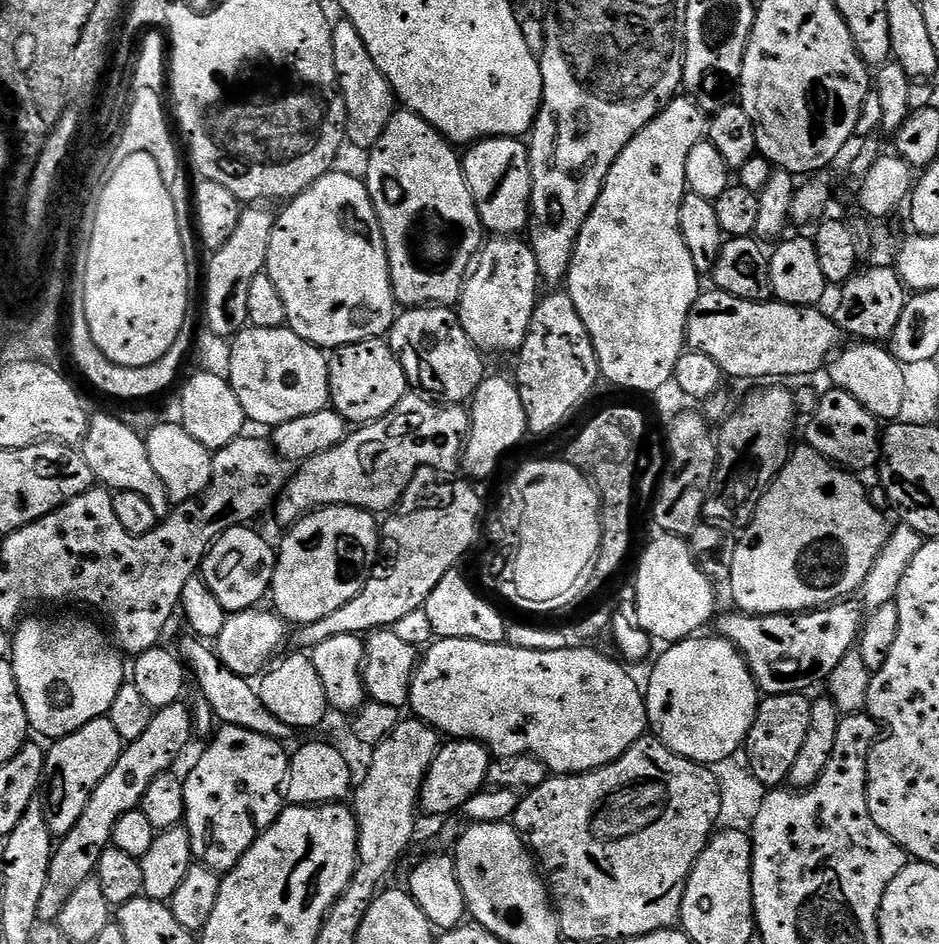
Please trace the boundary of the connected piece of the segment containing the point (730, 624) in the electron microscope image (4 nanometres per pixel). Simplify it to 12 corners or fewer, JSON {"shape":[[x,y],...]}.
{"shape":[[855,599],[714,628],[761,693],[807,693],[857,647]]}

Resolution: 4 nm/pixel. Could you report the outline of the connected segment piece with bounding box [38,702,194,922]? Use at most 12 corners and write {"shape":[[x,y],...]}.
{"shape":[[181,702],[159,709],[55,845],[41,921],[93,879],[118,818],[194,737]]}

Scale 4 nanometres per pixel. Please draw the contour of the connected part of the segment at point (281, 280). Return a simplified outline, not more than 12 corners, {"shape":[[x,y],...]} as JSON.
{"shape":[[363,179],[283,205],[266,271],[321,350],[398,315]]}

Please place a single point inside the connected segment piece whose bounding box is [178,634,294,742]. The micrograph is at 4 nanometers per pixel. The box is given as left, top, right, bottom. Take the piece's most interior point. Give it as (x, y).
(235, 700)

